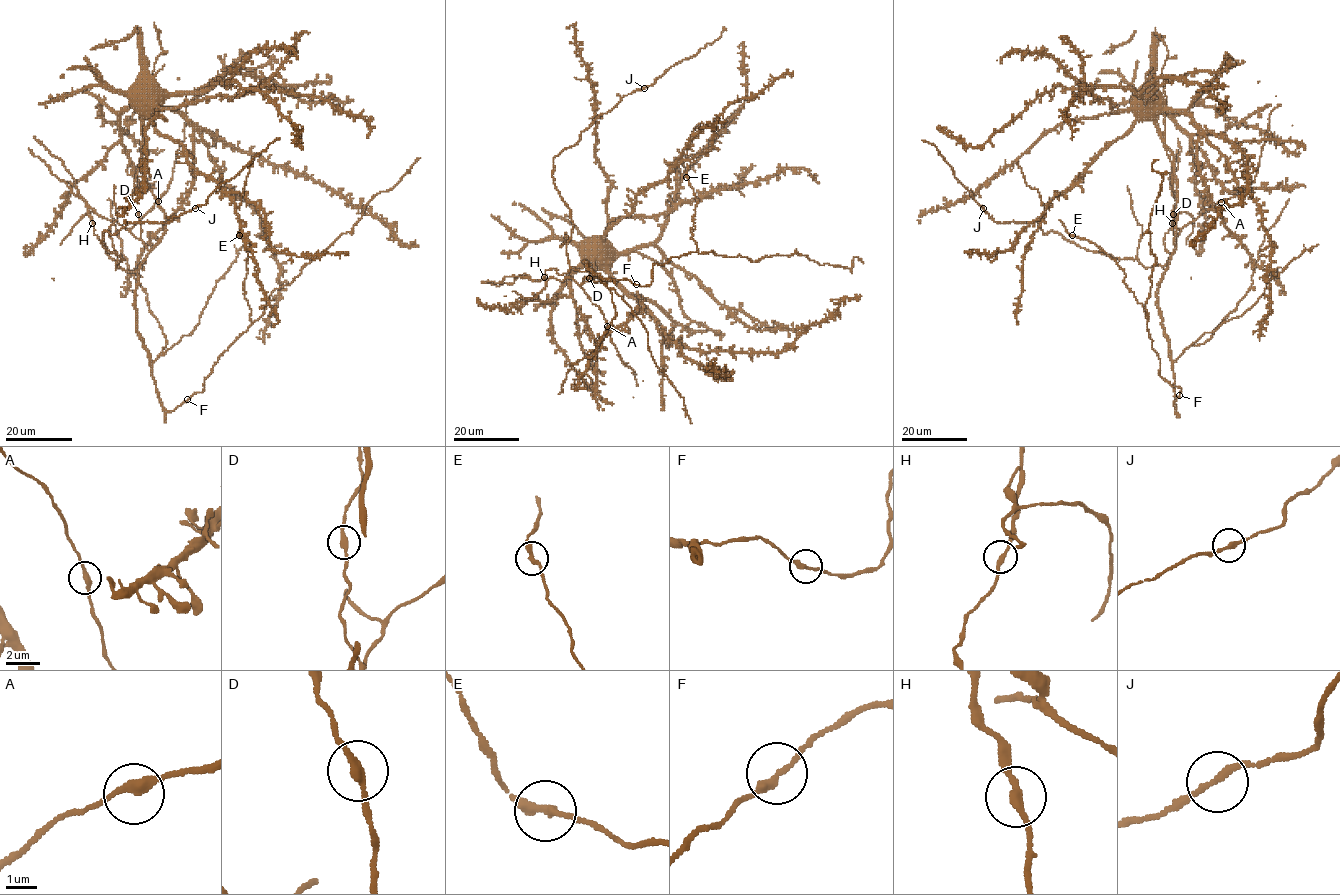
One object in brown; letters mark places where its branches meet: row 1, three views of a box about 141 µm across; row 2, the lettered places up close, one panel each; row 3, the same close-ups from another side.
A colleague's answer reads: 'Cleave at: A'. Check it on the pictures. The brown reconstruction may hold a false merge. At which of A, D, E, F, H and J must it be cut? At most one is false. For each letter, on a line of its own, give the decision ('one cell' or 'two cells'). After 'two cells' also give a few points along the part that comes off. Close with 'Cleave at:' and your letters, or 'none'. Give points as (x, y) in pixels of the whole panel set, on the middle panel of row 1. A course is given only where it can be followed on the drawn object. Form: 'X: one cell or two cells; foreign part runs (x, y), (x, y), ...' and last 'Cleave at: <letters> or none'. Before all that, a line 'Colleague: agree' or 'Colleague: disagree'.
Colleague: disagree
A: one cell
D: one cell
E: one cell
F: one cell
H: one cell
J: one cell
Cleave at: none

